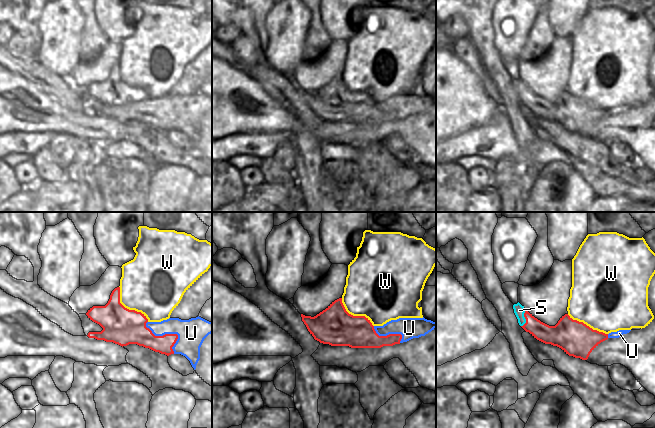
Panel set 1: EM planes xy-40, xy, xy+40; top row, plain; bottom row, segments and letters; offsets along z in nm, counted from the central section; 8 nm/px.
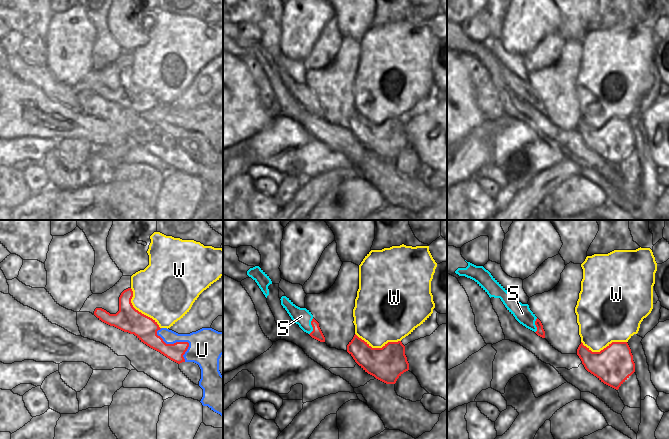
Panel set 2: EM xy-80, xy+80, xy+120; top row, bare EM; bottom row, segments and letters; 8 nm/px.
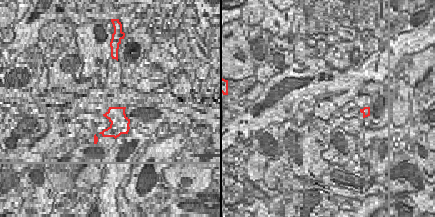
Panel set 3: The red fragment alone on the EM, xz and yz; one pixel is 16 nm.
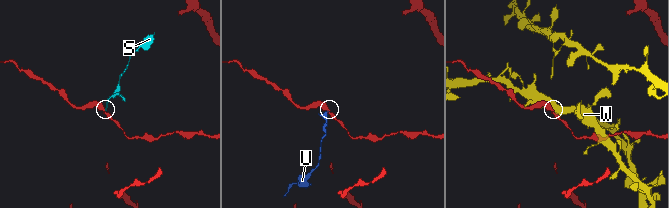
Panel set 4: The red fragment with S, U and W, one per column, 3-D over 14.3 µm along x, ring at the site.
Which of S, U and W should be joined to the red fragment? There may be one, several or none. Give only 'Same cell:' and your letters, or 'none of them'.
Same cell: none of them

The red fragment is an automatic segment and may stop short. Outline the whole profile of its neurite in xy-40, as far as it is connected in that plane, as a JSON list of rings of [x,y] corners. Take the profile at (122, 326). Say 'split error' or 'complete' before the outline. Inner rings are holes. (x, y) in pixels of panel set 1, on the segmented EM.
complete; [[[120,287],[112,291],[105,306],[93,306],[86,315],[103,328],[101,332],[89,332],[89,338],[113,342],[122,347],[137,344],[167,356],[174,354],[172,347],[178,335],[155,336],[146,327],[148,319],[144,314],[129,310],[120,303]]]

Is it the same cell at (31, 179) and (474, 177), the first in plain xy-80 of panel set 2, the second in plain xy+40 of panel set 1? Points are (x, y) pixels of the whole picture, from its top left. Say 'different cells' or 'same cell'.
same cell

